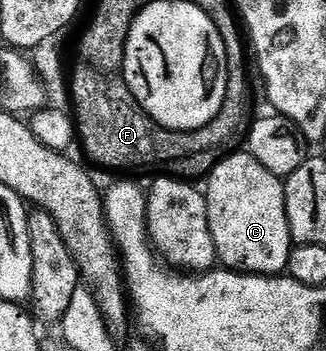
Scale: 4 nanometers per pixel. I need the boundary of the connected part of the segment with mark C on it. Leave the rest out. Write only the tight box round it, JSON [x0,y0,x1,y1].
[203,152,295,276]

